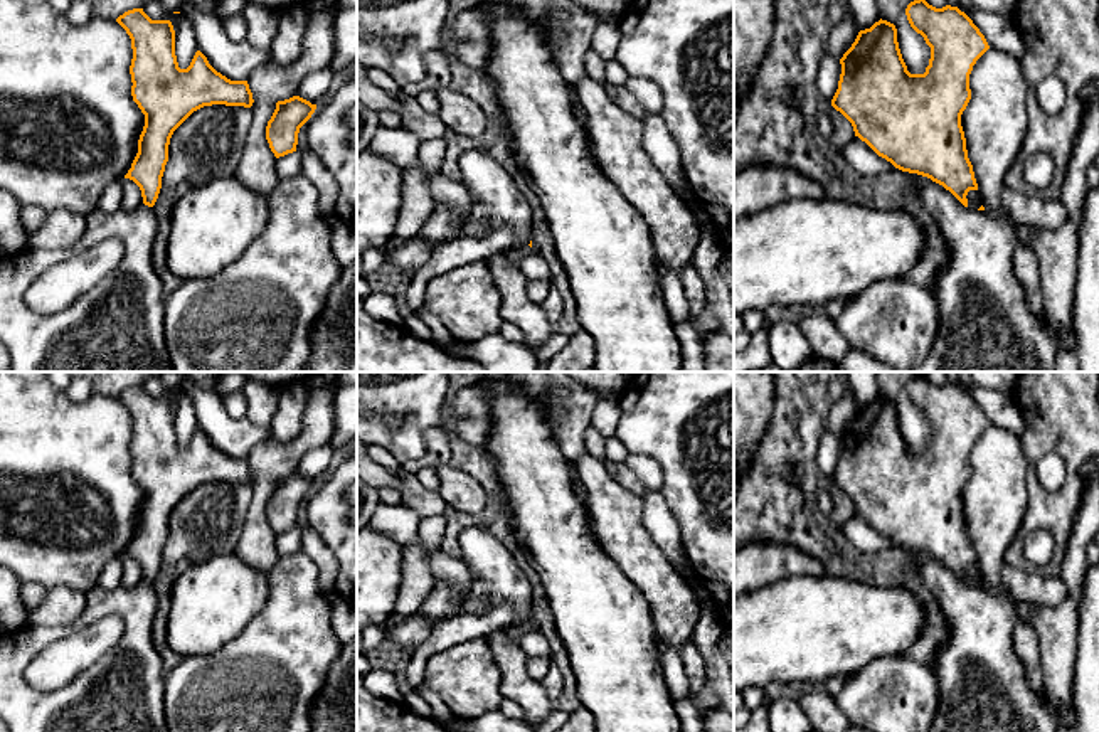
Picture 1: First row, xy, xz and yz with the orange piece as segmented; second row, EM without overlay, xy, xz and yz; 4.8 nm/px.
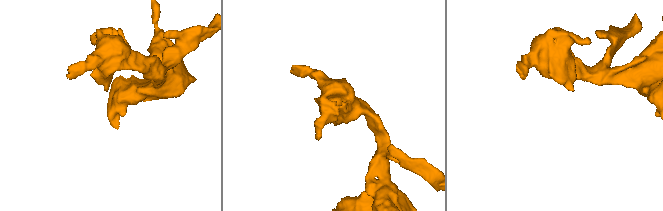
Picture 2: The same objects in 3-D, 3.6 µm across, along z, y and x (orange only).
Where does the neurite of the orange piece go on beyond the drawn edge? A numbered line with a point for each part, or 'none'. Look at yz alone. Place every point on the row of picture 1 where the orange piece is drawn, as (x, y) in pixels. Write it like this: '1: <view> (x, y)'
none

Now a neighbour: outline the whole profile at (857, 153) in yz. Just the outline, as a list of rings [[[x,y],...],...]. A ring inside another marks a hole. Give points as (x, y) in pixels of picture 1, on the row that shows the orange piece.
[[[855,136],[842,151],[852,170],[863,177],[875,177],[887,172],[902,172],[890,162],[879,156],[865,141]]]

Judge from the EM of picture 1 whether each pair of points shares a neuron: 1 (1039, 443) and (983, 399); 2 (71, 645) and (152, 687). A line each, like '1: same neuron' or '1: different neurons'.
1: different neurons
2: different neurons

